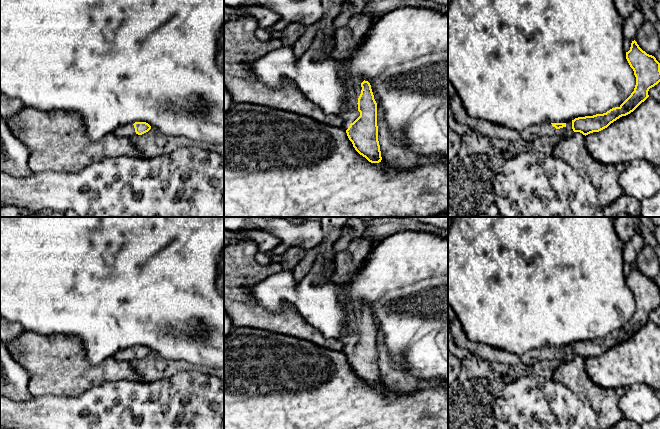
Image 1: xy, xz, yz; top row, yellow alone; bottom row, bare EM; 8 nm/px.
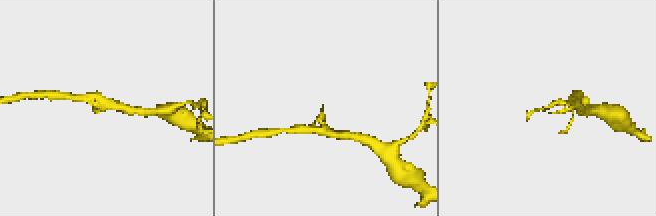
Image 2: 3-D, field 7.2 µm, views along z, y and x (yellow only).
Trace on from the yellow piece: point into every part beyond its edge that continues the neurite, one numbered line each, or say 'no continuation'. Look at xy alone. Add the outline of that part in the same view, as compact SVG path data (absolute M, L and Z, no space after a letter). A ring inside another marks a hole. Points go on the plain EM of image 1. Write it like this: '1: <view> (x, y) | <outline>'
1: xy (128, 354) | M127 348L127 349L121 350L121 351L117 352L114 355L114 357L117 360L123 360L123 361L127 361L127 362L130 362L136 358L133 348Z

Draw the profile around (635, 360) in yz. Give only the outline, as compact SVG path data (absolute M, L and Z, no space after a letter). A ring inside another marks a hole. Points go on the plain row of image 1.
M651 321L607 352L585 360L591 380L604 388L643 383L660 391L660 328Z

